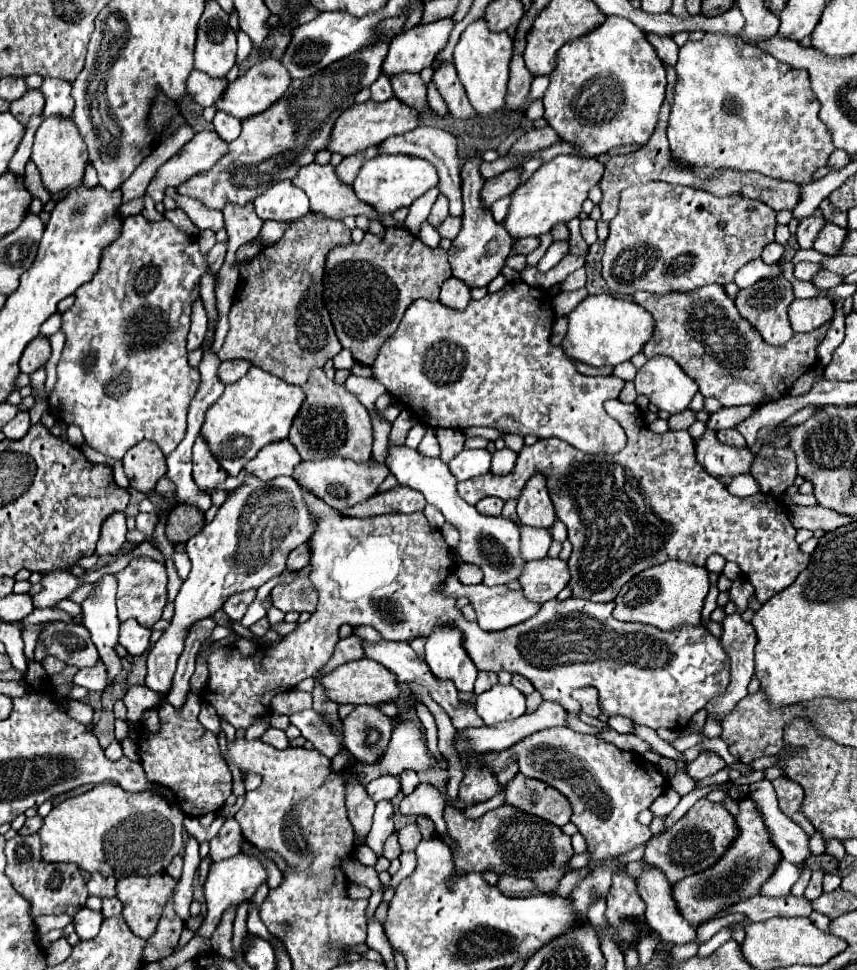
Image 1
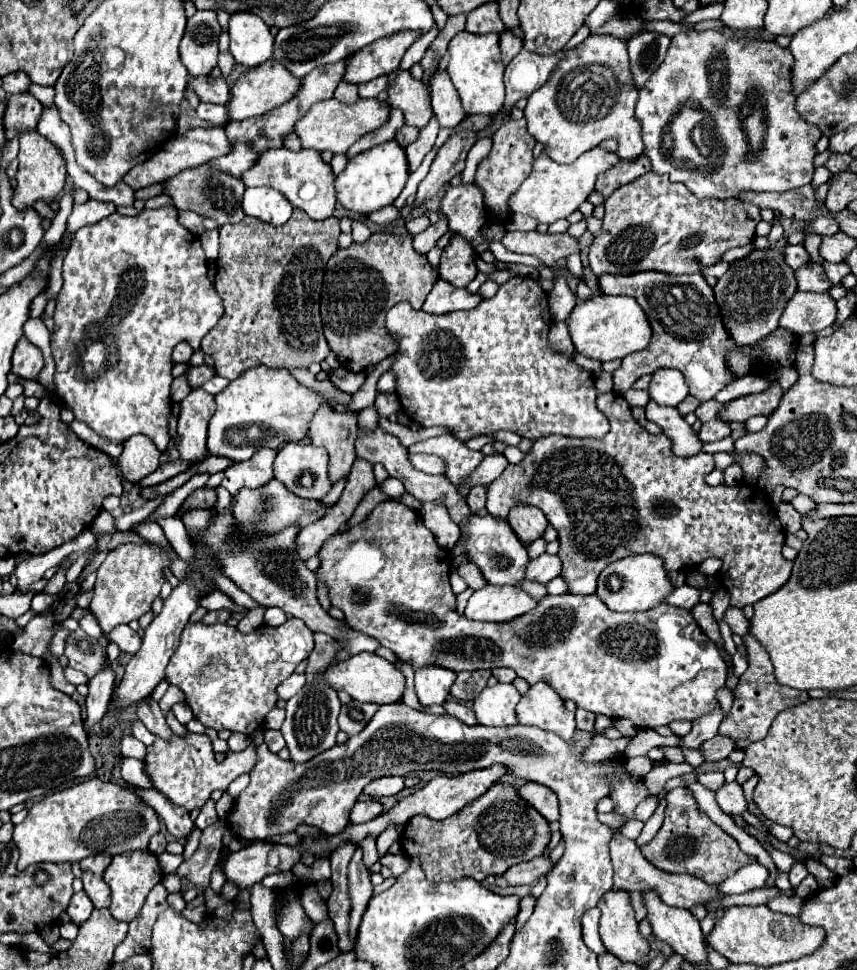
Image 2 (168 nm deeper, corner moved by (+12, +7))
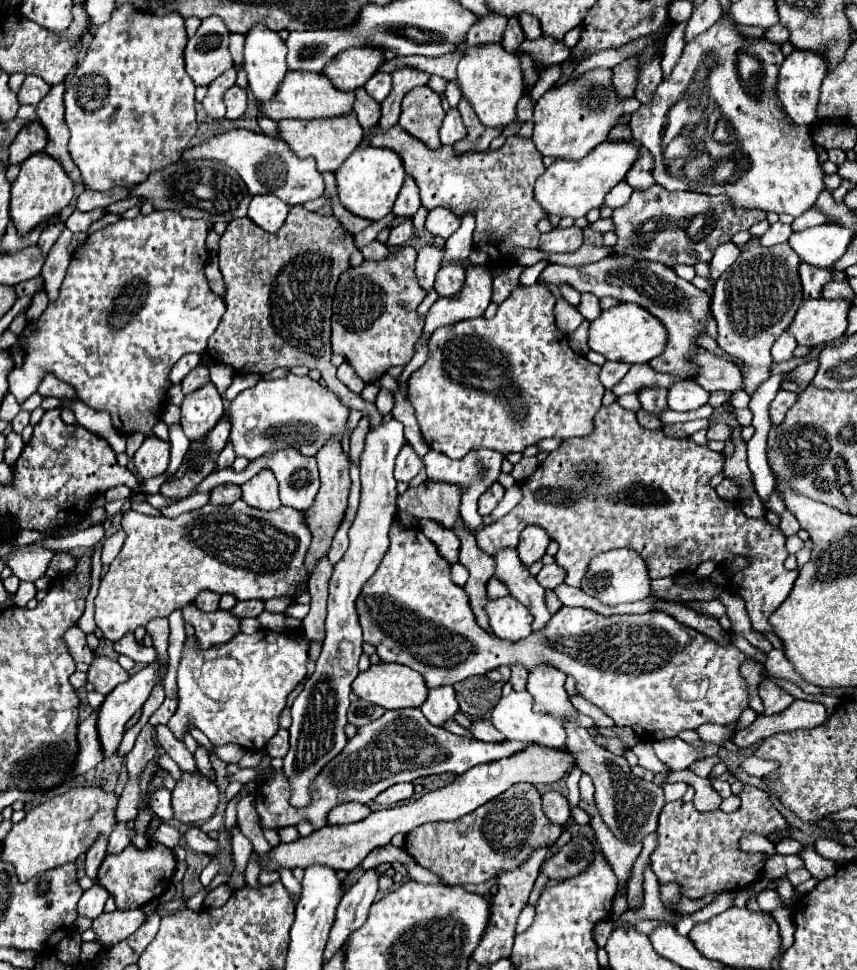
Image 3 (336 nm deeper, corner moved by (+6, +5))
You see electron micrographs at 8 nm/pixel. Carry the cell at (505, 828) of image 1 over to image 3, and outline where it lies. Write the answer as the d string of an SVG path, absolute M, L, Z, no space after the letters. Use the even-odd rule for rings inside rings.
M514 785L490 803L456 821L424 823L406 835L404 849L418 865L436 873L448 885L482 883L494 879L498 871L514 869L536 849L552 845L564 827L544 817L540 793L534 785Z

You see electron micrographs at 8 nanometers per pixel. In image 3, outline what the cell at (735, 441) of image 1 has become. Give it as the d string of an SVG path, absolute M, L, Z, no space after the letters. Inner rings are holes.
M714 423L708 427L708 439L716 439L716 441L726 441L732 435L732 427L726 423Z

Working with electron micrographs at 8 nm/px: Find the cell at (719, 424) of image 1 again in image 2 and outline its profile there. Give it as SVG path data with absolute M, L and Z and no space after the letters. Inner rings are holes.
M772 383L762 393L744 395L724 403L724 409L718 413L718 419L730 423L730 421L746 421L754 415L770 415L778 407L782 395L784 395L782 387L778 383Z

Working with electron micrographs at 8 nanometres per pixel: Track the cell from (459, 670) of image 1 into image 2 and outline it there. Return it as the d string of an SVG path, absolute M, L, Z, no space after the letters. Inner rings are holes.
M424 665L416 671L416 695L422 705L442 705L448 699L456 673L440 665Z

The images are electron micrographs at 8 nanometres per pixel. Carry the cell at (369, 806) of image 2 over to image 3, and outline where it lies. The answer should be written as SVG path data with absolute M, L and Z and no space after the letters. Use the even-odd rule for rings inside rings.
M342 803L328 813L328 825L348 825L366 819L372 811L362 803Z

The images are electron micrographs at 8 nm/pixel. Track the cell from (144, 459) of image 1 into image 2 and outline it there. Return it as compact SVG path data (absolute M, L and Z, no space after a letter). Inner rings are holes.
M132 435L124 441L118 467L126 481L138 483L160 467L160 451L146 435Z

